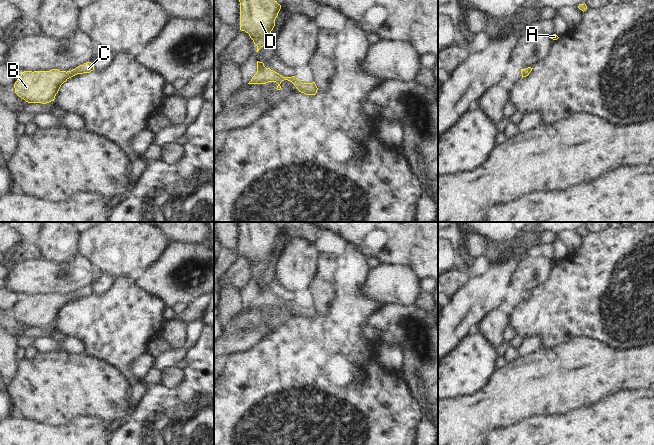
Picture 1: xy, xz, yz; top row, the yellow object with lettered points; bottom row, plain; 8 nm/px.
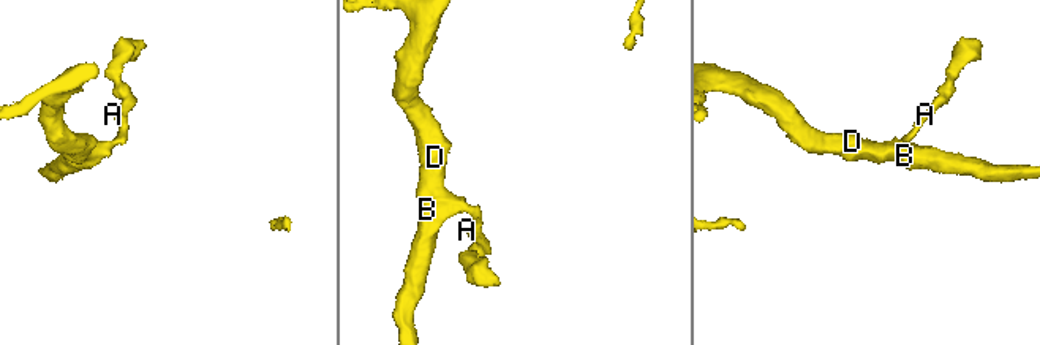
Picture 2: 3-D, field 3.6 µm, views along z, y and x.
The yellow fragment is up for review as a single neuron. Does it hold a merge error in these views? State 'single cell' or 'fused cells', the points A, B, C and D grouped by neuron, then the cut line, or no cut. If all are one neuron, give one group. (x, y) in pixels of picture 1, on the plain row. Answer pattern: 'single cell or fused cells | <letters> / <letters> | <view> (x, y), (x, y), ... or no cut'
single cell | A B C D | no cut

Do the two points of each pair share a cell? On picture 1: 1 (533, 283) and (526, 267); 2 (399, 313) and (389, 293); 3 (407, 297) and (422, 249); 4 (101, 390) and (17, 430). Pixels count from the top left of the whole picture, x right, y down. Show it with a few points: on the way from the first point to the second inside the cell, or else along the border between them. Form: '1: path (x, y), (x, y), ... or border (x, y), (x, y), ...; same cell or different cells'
1: path (532, 279), (530, 271); same cell
2: border (414, 303), (388, 303), (386, 305); different cells
3: border (392, 265), (407, 265), (422, 279); different cells
4: border (23, 415), (59, 426); different cells

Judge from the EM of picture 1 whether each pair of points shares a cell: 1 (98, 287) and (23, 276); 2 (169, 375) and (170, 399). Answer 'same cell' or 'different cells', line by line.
1: different cells
2: different cells

